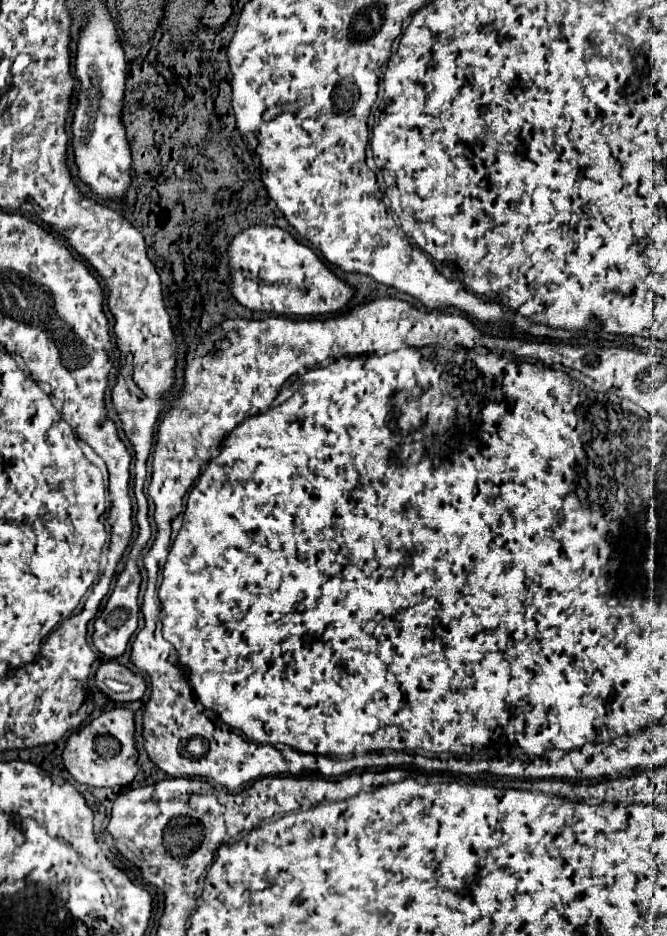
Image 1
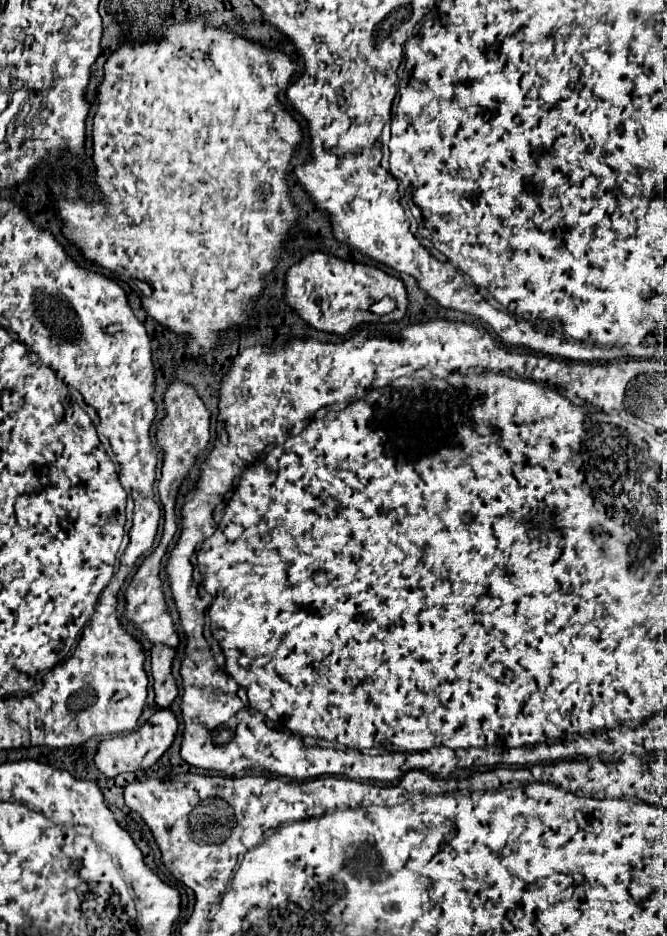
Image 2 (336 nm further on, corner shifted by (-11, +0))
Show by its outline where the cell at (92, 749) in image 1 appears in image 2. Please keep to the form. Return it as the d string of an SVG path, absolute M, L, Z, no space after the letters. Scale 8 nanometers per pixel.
M159 710L139 730L125 734L125 736L105 738L99 744L99 750L95 754L95 764L107 778L115 778L117 774L123 774L123 772L145 770L145 768L153 766L163 756L163 752L173 744L177 728L179 728L179 722L177 722L175 714L171 710Z

